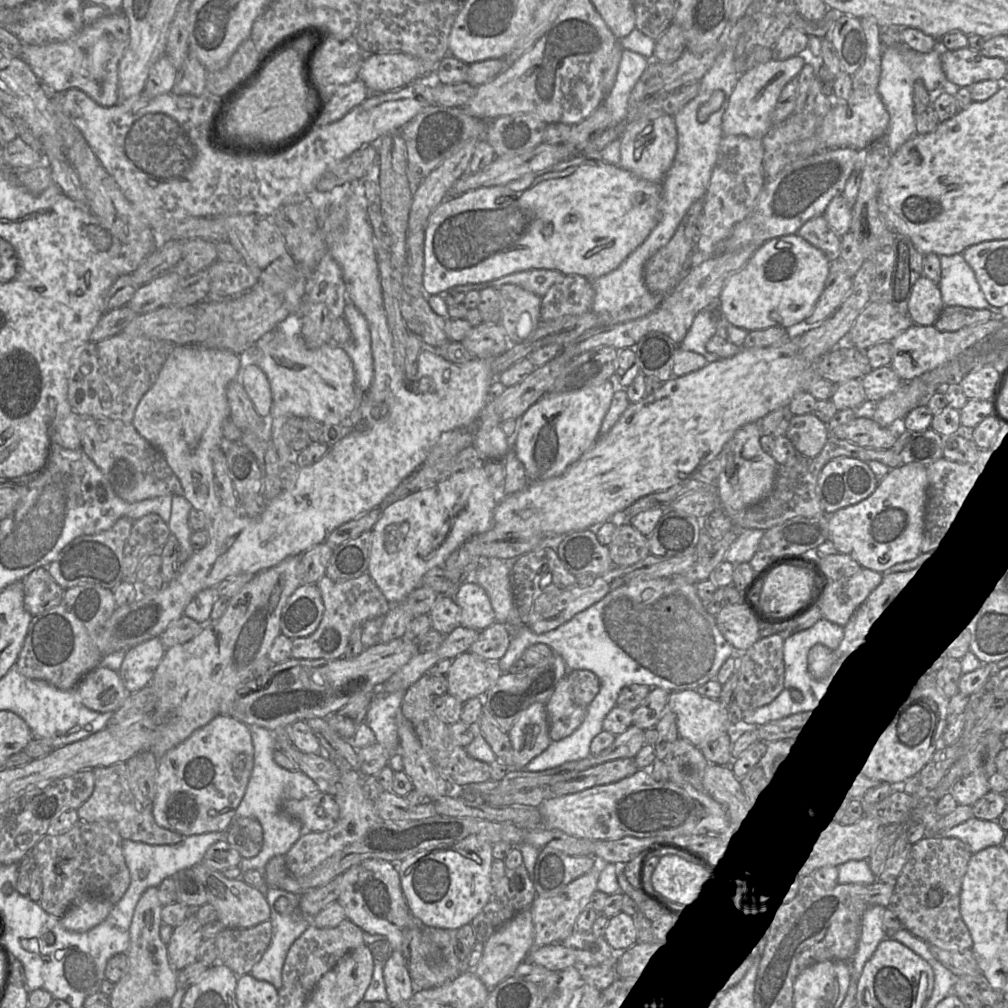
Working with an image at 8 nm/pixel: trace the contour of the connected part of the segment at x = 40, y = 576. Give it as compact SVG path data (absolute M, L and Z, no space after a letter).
M44 567L32 571L21 581L24 591L24 607L32 616L57 606L65 592Z

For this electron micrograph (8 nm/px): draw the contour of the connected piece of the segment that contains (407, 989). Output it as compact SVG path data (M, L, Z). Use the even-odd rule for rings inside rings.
M392 951L390 959L384 965L384 980L388 1002L398 1005L409 1000L416 988L409 974L402 951Z

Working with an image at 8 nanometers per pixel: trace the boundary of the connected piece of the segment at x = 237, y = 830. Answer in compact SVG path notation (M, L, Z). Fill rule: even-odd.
M253 817L234 818L226 831L225 840L242 858L253 858L259 854L263 846L262 826Z

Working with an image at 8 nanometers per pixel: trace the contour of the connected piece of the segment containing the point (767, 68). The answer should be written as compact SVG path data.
M795 55L786 60L771 59L743 72L722 118L723 135L746 135L762 139L773 126L772 114L781 91L792 79L798 77L804 65L805 60Z

